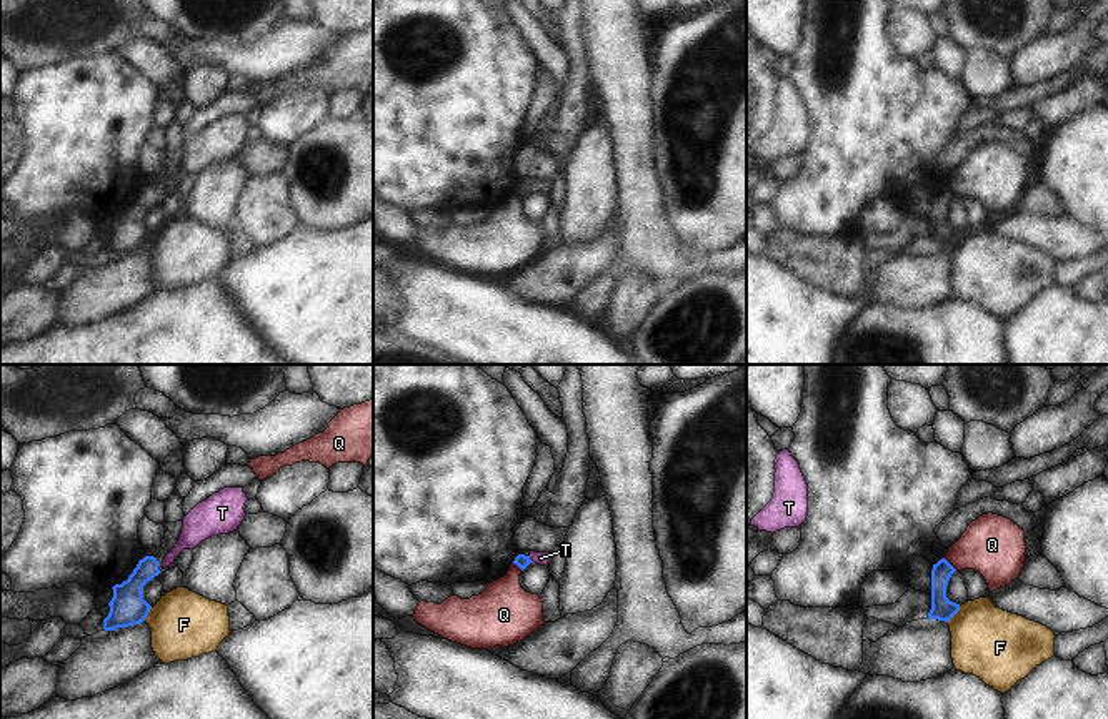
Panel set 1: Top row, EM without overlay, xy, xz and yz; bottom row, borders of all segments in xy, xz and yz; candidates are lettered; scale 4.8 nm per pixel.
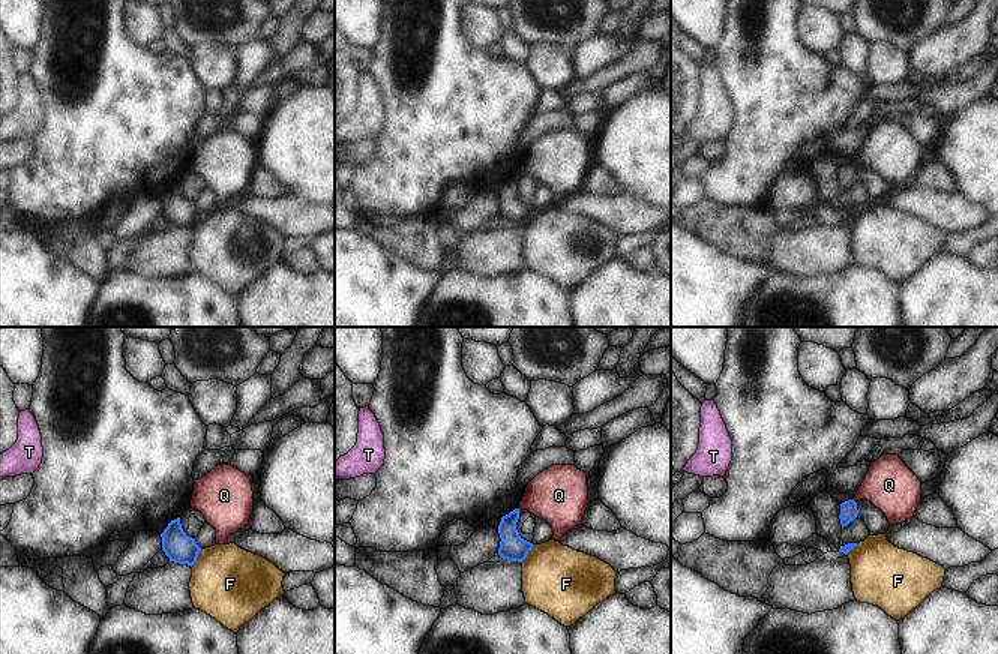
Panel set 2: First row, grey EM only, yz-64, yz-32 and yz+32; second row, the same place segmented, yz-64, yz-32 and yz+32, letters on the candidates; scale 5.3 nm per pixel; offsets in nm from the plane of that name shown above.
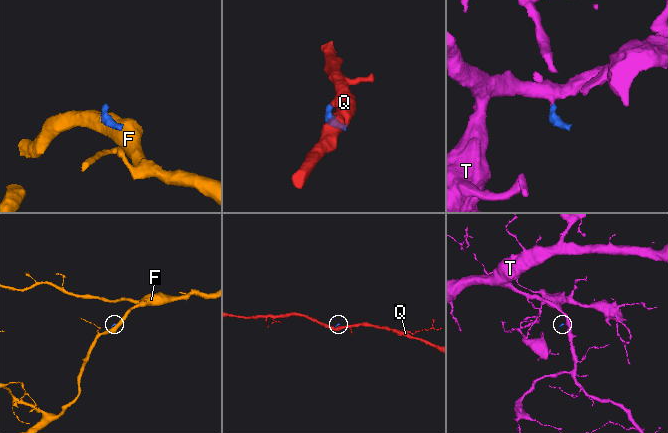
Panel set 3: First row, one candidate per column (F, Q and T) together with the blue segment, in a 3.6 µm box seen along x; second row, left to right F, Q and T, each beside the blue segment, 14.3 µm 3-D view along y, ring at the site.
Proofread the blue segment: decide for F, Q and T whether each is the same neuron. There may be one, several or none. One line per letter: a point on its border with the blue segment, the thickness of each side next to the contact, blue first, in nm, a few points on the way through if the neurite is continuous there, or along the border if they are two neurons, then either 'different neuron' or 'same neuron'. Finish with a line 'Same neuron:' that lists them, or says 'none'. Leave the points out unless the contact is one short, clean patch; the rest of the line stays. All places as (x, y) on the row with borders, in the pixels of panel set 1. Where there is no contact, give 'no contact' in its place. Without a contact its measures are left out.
F: meets blue in yz at (953, 614); 110 nm thick on the blue side, 340 nm on the other; border along yz (960, 606), (947, 621); different neuron
Q: meets blue in yz at (948, 563); 110 nm thick on the blue side, 300 nm on the other; border along yz (943, 558), (957, 570); different neuron
T: meets blue in xz at (529, 558); 70 nm thick on the blue side, 60 nm on the other; runs through xz (522, 561), (529, 558), (540, 558); same neuron
Same neuron: T

